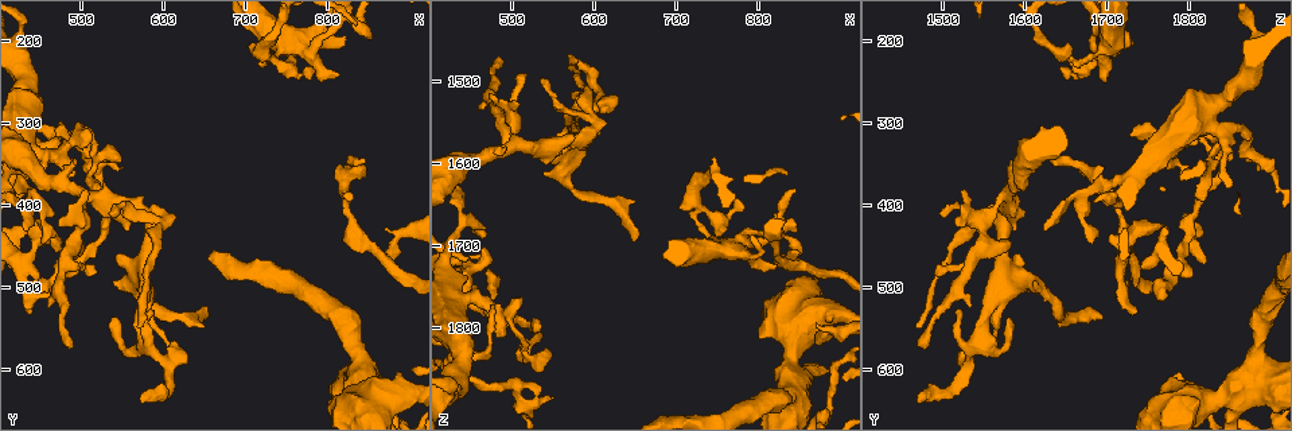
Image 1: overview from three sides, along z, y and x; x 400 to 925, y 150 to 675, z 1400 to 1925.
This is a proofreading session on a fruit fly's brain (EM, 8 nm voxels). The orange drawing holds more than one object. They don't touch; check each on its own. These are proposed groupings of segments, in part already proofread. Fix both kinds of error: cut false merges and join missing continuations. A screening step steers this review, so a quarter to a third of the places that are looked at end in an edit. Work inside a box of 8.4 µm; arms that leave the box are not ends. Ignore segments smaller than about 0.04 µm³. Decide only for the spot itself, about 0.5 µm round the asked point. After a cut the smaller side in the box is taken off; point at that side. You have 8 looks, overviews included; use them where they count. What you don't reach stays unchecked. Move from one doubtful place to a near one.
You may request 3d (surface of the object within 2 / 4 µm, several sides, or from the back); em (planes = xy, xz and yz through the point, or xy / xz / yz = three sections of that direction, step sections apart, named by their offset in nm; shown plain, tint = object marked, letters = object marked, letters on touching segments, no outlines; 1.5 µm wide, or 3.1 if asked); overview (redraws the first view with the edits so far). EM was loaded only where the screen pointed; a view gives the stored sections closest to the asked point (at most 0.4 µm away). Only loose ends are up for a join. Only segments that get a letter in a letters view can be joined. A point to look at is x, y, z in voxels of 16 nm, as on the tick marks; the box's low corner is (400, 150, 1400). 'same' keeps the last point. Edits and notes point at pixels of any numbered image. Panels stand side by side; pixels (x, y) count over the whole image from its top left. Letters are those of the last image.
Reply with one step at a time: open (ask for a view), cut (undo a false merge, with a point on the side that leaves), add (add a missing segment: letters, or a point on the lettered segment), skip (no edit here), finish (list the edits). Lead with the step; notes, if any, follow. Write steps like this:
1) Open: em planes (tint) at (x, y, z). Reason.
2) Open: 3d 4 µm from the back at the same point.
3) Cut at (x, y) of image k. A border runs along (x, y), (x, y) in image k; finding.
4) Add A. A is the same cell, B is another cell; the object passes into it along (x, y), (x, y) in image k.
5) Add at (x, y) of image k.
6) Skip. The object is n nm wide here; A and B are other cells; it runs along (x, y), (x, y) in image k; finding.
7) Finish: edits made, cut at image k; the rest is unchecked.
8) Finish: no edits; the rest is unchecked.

Open: em planes (letters) at (565, 545, 1465). Thin end.

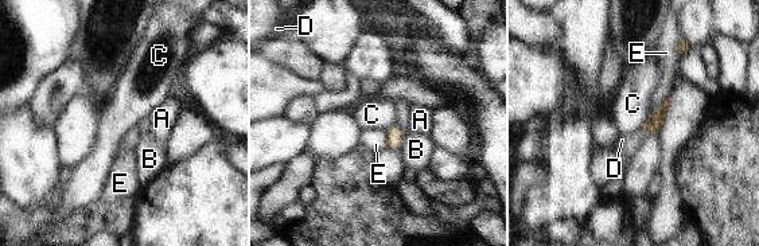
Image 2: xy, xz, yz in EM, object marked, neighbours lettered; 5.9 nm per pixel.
Skip. The object is 100 nm wide here; A, B, C, D and E are other cells; a border runs along (652, 110), (639, 128) in image 2; none of them fits.

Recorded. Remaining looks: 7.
Open: em planes (letters) at (460, 525, 1535). Free end.

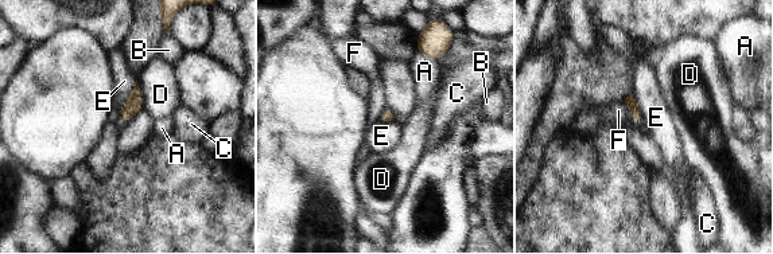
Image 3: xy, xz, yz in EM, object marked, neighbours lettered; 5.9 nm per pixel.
Skip. The longest contact is with E, 190 nm; A, B, C, D, E and F are other cells; no lettered segment goes on from it.

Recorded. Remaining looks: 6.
Open: 3d 2 µm at (485, 320, 1785). Abrupt turn.

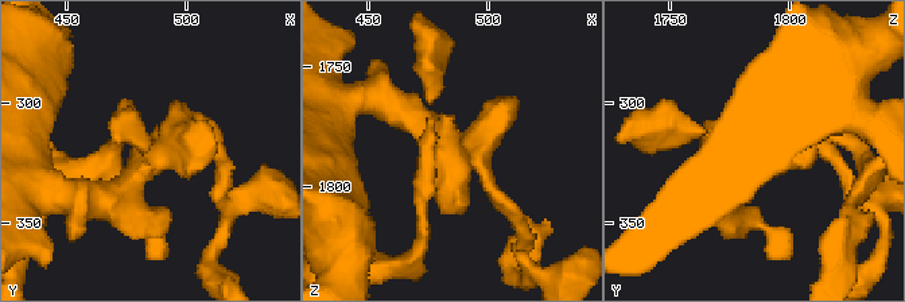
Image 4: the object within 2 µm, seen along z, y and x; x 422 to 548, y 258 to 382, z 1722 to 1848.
Open: em planes (letters) at (490, 323, 1787).

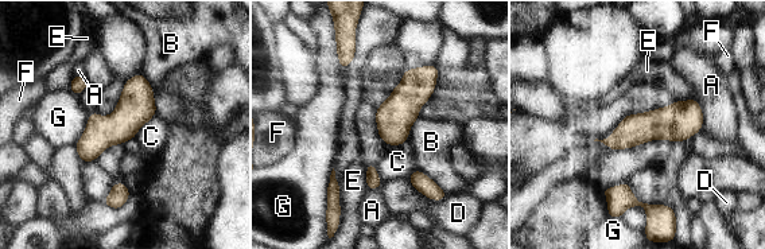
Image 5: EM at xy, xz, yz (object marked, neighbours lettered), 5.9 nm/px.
Skip. A, B, C, D, E, F and G are other cells; it runs along (140, 78), (136, 104), (85, 158) in image 5; continuous, no second cell.

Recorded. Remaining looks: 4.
Finish: no edits; the rest is unchecked.

